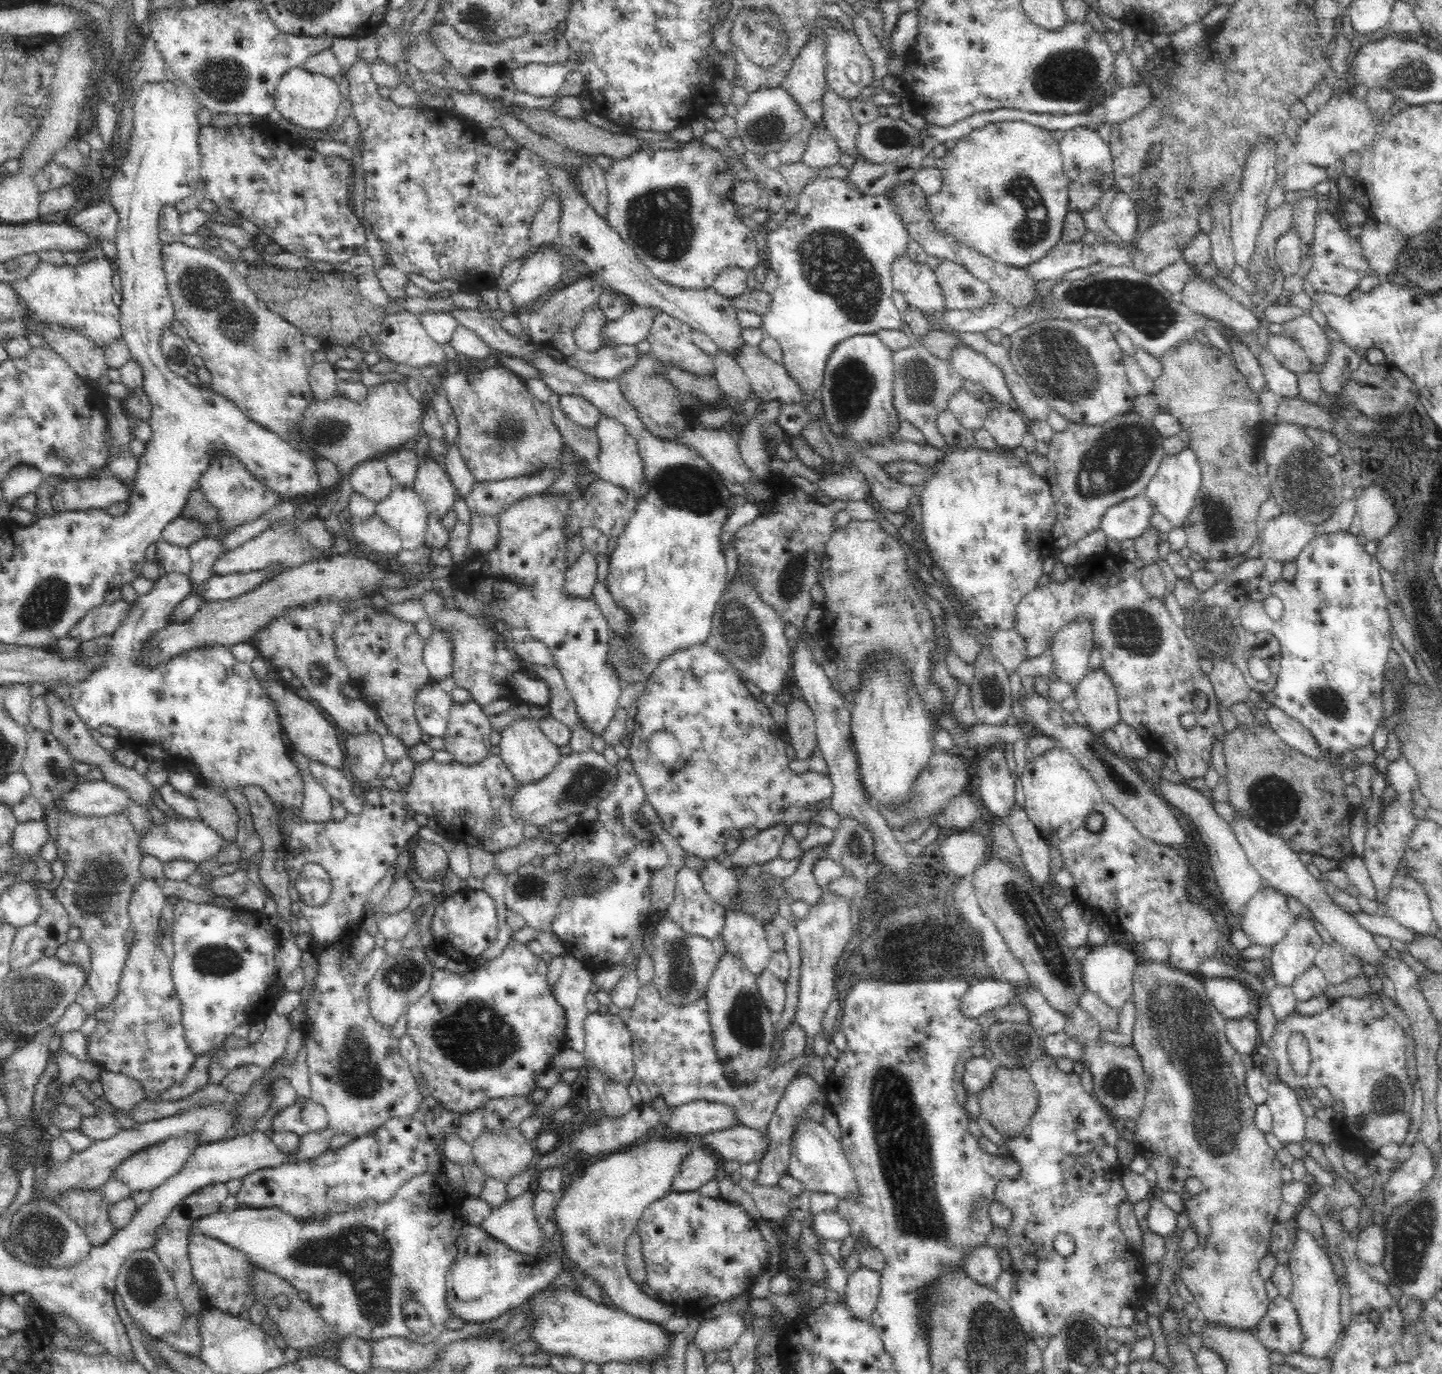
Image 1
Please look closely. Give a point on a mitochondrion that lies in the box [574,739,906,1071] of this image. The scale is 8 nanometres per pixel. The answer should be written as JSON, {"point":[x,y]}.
{"point":[745,1020]}

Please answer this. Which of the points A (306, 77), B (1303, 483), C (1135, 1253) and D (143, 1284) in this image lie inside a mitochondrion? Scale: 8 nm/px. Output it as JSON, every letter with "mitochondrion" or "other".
{"A":"other","B":"mitochondrion","C":"other","D":"mitochondrion"}

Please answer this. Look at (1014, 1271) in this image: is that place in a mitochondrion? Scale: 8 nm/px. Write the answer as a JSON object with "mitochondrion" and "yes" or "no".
{"mitochondrion":"no"}

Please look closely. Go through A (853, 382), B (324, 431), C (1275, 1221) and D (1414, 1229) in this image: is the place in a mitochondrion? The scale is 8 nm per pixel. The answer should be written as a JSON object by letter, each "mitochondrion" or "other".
{"A":"mitochondrion","B":"mitochondrion","C":"other","D":"mitochondrion"}

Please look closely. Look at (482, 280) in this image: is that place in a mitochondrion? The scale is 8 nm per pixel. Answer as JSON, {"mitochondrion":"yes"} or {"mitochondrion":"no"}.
{"mitochondrion":"no"}

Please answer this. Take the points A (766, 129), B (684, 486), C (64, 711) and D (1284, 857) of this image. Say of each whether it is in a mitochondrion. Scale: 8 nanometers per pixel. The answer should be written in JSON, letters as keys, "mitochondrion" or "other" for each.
{"A":"mitochondrion","B":"mitochondrion","C":"other","D":"other"}

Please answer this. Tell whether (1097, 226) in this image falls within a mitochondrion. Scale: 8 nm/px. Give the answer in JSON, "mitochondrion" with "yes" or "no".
{"mitochondrion":"no"}

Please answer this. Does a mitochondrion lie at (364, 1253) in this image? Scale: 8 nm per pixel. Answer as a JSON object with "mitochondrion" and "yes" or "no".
{"mitochondrion":"yes"}

